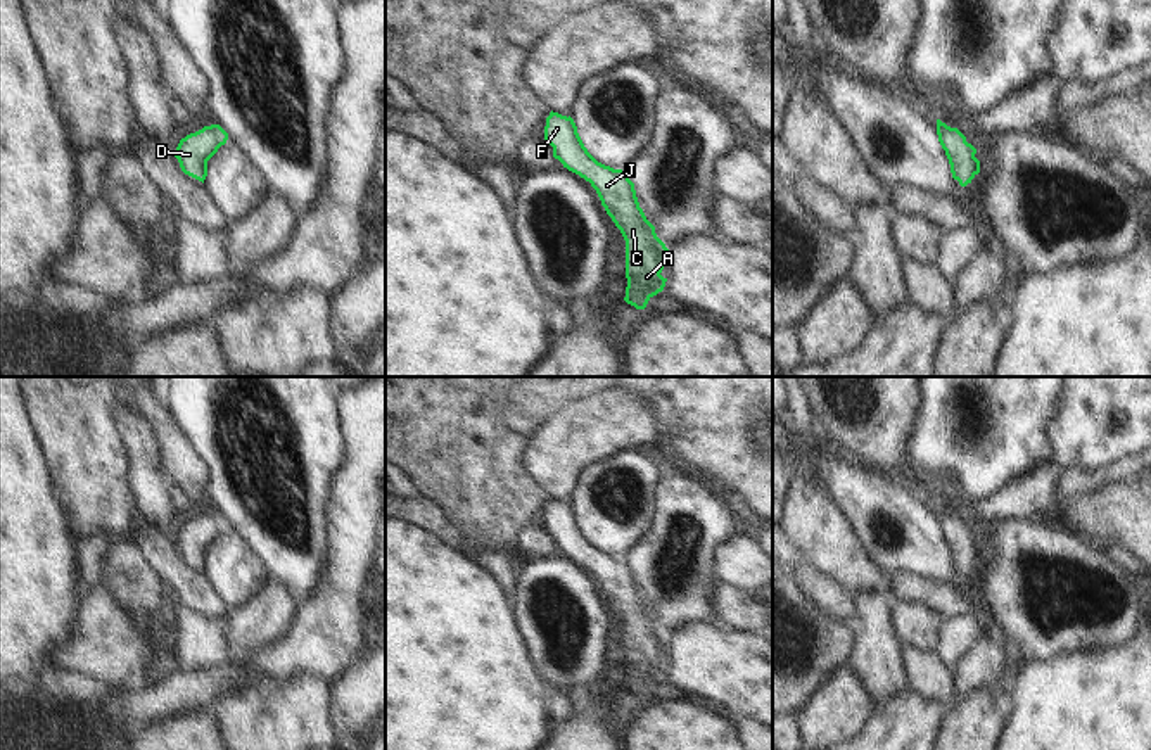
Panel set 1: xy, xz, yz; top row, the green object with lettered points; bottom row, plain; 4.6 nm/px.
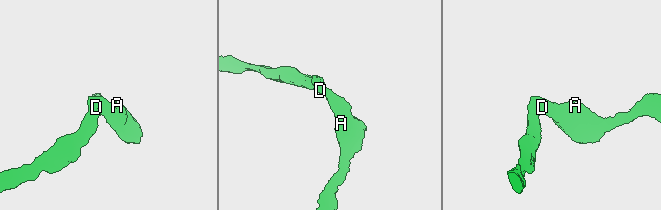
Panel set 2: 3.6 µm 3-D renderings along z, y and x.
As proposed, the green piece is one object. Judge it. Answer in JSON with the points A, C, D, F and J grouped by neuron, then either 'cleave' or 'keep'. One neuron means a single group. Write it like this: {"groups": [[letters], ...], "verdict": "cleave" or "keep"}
{"groups": [["A", "C", "D", "F", "J"]], "verdict": "keep"}

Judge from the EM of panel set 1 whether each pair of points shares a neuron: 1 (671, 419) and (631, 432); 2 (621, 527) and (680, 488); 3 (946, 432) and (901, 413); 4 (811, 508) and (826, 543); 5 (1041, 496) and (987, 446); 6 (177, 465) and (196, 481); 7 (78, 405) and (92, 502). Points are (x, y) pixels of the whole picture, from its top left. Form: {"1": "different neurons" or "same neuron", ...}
{"1": "different neurons", "2": "different neurons", "3": "different neurons", "4": "same neuron", "5": "different neurons", "6": "same neuron", "7": "same neuron"}

